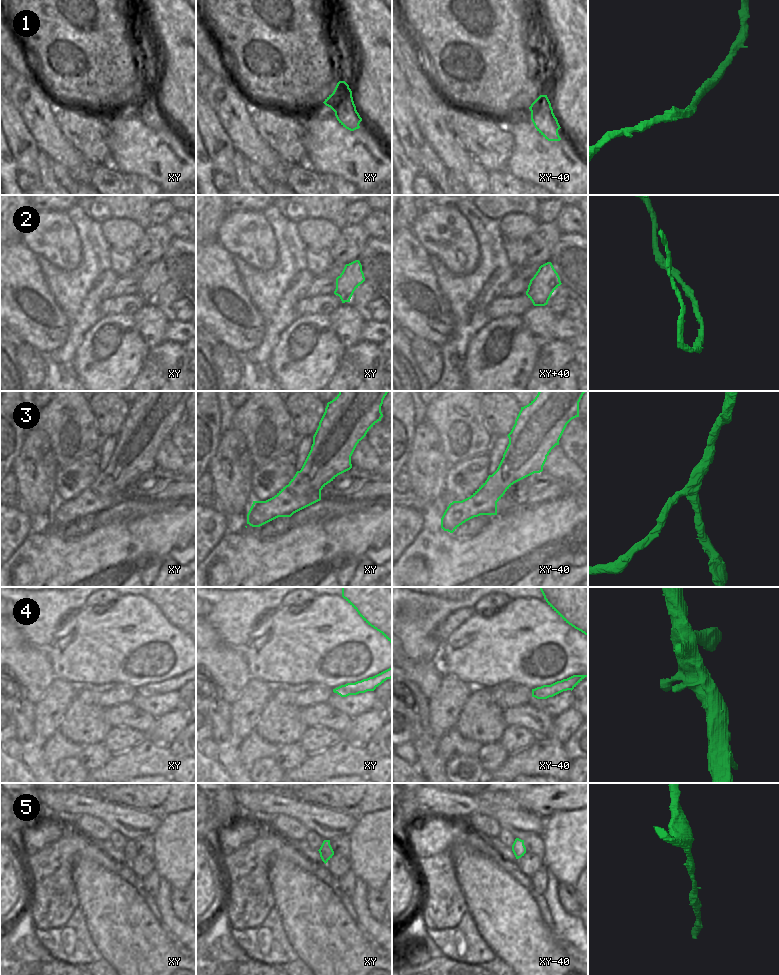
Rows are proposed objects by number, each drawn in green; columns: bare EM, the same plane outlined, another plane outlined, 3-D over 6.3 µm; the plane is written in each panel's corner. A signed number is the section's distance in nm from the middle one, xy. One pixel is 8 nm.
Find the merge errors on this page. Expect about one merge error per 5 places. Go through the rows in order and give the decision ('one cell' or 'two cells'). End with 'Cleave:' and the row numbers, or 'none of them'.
1: one cell
2: one cell
3: one cell
4: one cell
5: one cell
Cleave: none of them

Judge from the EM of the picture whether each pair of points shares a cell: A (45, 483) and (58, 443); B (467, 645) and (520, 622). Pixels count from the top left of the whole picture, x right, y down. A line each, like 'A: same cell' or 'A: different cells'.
A: different cells
B: same cell

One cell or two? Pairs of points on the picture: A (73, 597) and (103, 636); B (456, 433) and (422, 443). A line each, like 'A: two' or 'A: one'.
A: two
B: two

